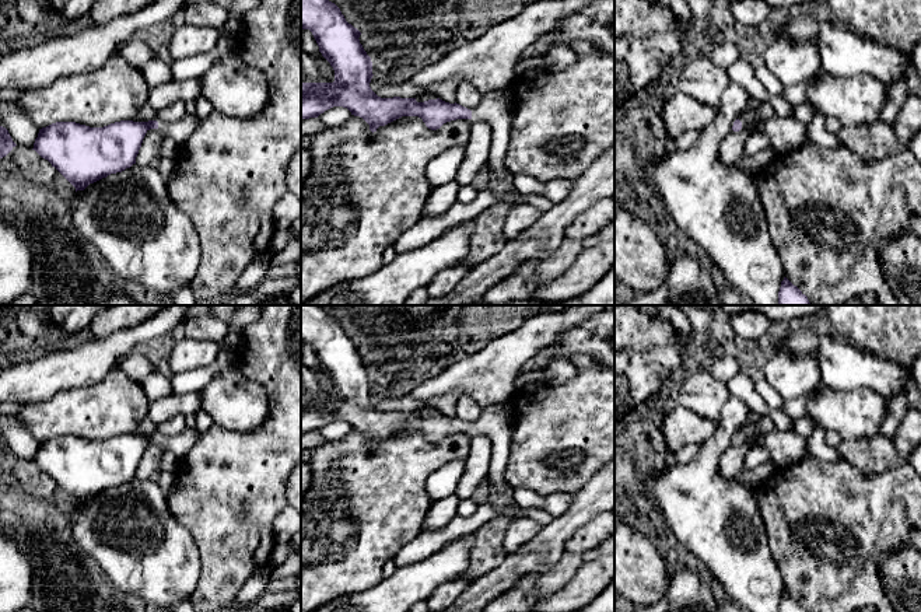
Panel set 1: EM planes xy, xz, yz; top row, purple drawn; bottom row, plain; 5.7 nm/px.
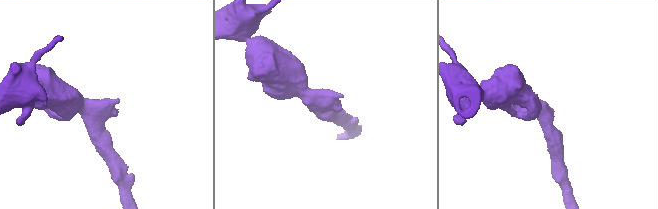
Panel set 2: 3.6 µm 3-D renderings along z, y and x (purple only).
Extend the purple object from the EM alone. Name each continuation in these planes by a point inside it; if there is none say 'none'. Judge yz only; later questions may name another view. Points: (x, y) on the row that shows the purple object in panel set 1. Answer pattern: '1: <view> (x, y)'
none

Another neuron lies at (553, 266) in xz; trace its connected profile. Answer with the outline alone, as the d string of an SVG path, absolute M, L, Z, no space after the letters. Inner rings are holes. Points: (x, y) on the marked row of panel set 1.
M565 238L560 246L546 259L539 260L535 276L537 286L561 276L582 251L582 239Z

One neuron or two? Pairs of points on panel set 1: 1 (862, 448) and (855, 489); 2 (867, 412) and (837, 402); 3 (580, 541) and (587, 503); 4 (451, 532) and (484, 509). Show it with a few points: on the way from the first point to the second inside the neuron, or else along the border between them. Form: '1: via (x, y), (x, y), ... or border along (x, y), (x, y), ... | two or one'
1: border along (841, 458), (865, 474), (883, 474), (893, 469) | two
2: via (860, 412), (847, 412), (844, 409) | one
3: border along (599, 513), (582, 524), (563, 549) | two
4: via (459, 525), (468, 525), (477, 517) | one

